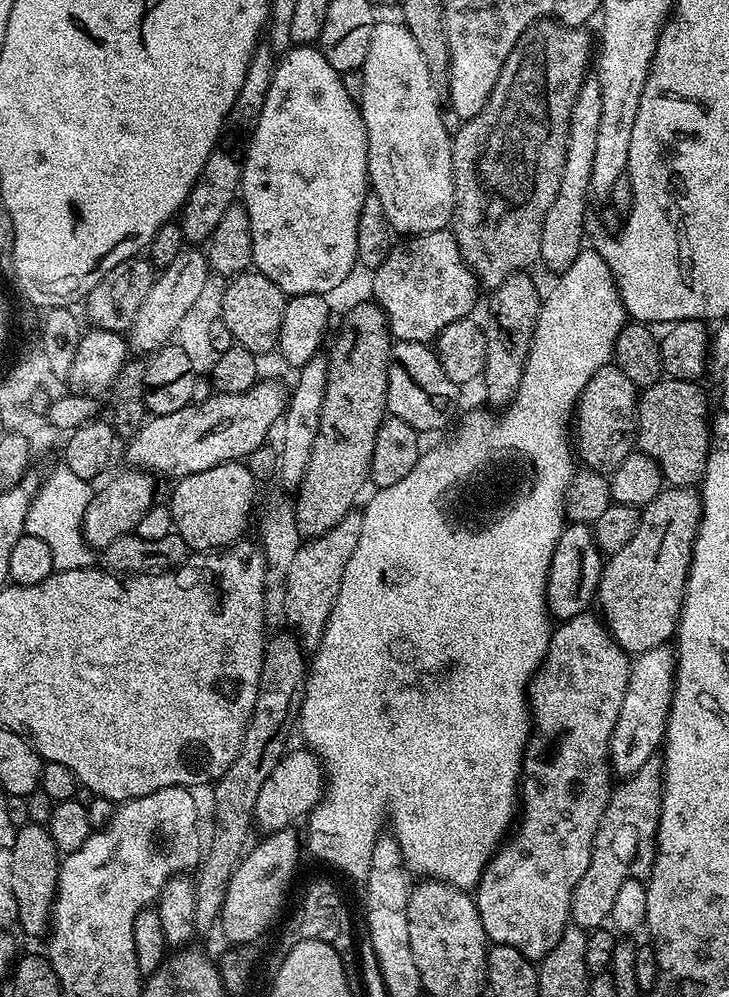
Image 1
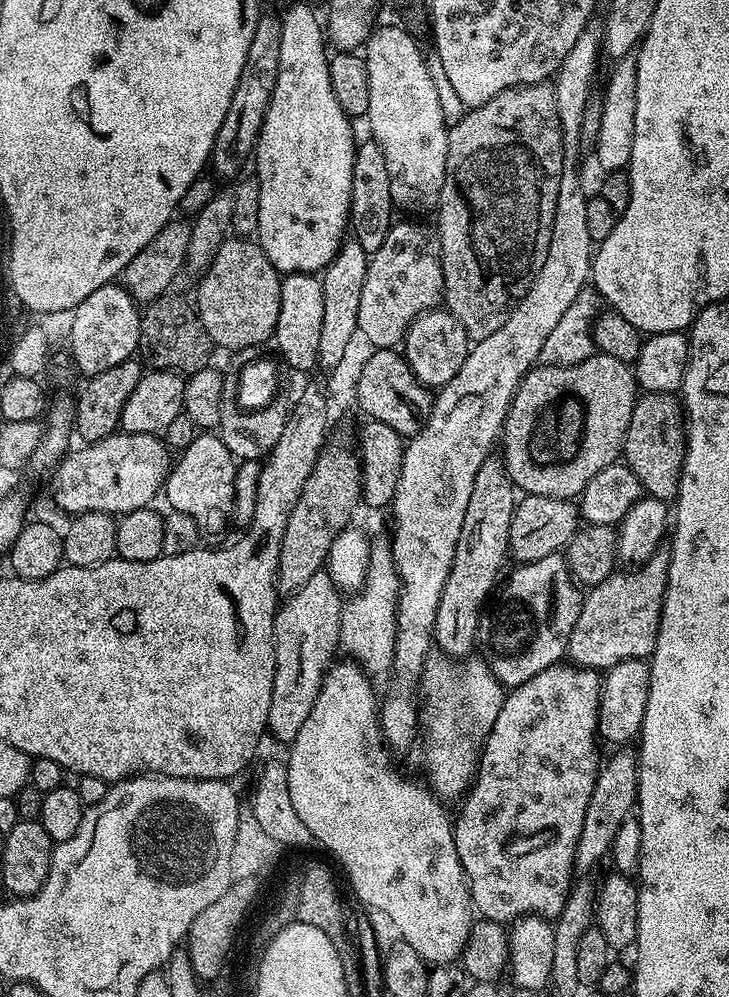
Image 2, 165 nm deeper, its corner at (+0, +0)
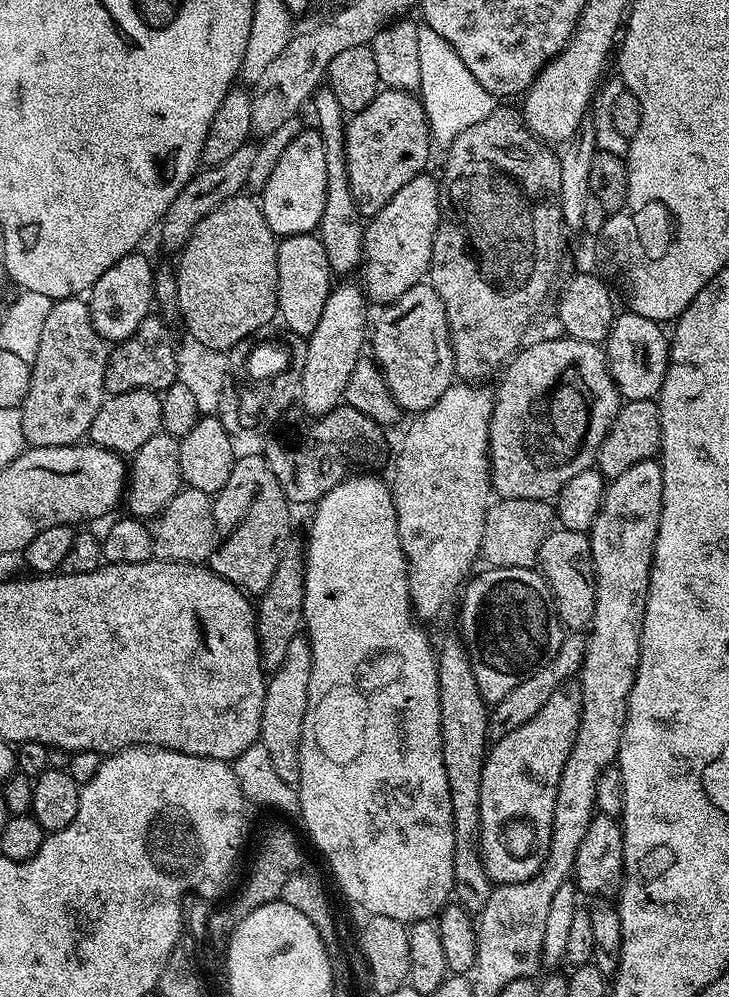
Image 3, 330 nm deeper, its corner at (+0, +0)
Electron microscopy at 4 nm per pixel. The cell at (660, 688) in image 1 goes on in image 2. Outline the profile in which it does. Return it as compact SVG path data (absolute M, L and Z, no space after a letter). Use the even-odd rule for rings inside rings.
M616 750L612 757L605 759L596 776L594 794L590 794L590 806L586 806L586 818L582 818L582 834L578 834L578 850L574 854L574 869L577 873L588 874L591 868L600 864L600 859L607 857L612 850L619 827L624 819L633 815L637 807L638 774L640 765L635 751Z

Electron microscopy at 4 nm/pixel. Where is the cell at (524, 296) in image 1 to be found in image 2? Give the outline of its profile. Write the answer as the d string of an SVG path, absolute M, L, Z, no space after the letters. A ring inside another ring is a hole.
M496 454L488 456L474 478L466 518L462 518L462 534L458 534L458 546L454 546L454 562L442 586L442 598L438 598L438 614L434 618L432 639L439 651L449 658L467 657L471 653L468 651L477 647L480 614L505 571L504 559L510 556L510 522L517 503L518 489L503 459Z

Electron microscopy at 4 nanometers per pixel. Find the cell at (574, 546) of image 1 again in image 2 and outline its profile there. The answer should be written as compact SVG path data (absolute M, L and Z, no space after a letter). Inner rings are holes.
M560 552L546 554L546 558L529 560L521 563L512 573L507 573L502 587L491 597L490 603L480 614L480 630L478 633L479 655L488 663L494 678L505 689L516 688L522 682L530 682L534 674L542 674L550 666L561 663L565 659L570 642L570 630L574 630L574 622L578 622L578 614L584 605L581 585L572 579L568 569L568 561Z

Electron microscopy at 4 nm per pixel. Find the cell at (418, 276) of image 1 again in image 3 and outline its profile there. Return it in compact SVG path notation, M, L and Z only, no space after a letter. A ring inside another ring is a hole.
M421 174L410 178L378 214L371 217L364 225L364 258L362 261L362 273L364 272L363 287L366 296L373 305L387 306L397 300L406 290L410 290L415 284L421 283L427 277L430 258L434 250L434 234L440 225L440 185L437 177Z

